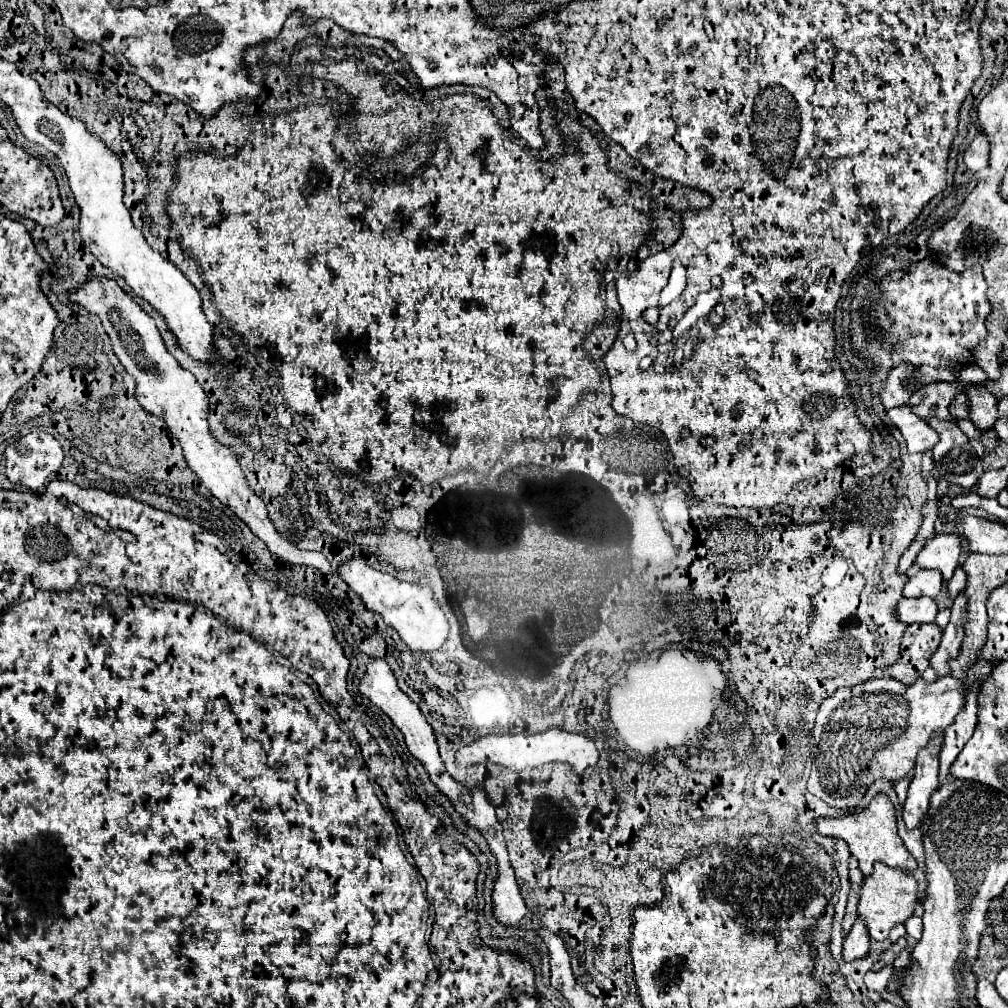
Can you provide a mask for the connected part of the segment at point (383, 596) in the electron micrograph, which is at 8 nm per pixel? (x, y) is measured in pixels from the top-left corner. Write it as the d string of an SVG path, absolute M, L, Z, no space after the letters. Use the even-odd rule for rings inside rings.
M351 560L339 566L339 576L349 584L353 592L357 592L363 604L383 616L383 620L395 628L401 640L415 652L435 652L439 650L449 636L449 622L433 596L431 586L421 586L413 582L401 582L395 576L383 574L365 564L365 560Z

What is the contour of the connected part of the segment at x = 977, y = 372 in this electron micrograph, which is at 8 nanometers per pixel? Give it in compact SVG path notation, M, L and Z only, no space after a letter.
M967 366L961 370L954 370L960 380L967 383L984 382L988 379L987 374L975 366Z

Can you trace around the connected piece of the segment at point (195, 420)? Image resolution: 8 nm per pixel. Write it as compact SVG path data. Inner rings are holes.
M95 276L85 280L77 290L71 290L67 298L91 314L97 314L103 322L103 328L111 340L113 352L137 382L135 386L135 400L143 406L145 412L165 420L165 424L171 428L171 434L181 442L187 466L197 474L197 478L211 490L215 498L221 500L221 504L229 506L249 528L251 532L261 538L267 548L273 554L279 554L281 560L289 564L301 564L301 566L313 566L323 574L337 574L337 568L327 562L327 558L321 552L305 552L299 550L293 542L287 542L283 538L273 522L269 520L267 506L265 502L253 492L249 486L241 466L239 458L233 452L233 448L223 446L221 442L215 440L215 436L209 430L209 398L205 390L199 386L199 382L193 378L191 372L183 370L179 362L167 352L165 342L153 322L151 316L143 312L143 308L125 292L121 286L107 276Z

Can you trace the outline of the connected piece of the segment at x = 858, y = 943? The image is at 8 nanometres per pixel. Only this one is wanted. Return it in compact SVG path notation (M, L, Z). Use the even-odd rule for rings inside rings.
M857 918L857 922L853 924L851 932L843 942L843 958L847 962L863 958L869 952L869 944L871 944L871 938L867 934L867 926L863 926L863 918Z

